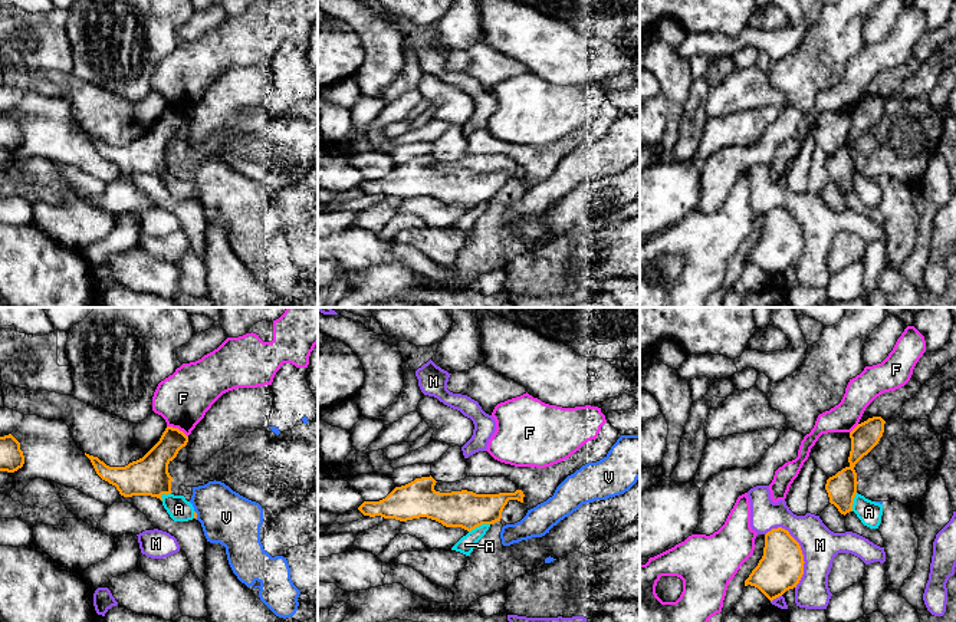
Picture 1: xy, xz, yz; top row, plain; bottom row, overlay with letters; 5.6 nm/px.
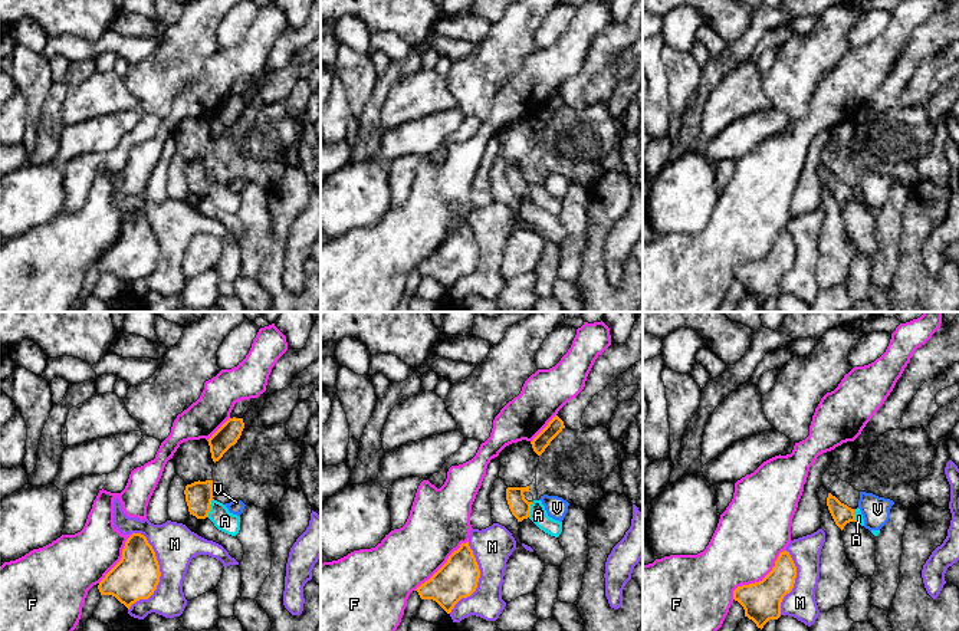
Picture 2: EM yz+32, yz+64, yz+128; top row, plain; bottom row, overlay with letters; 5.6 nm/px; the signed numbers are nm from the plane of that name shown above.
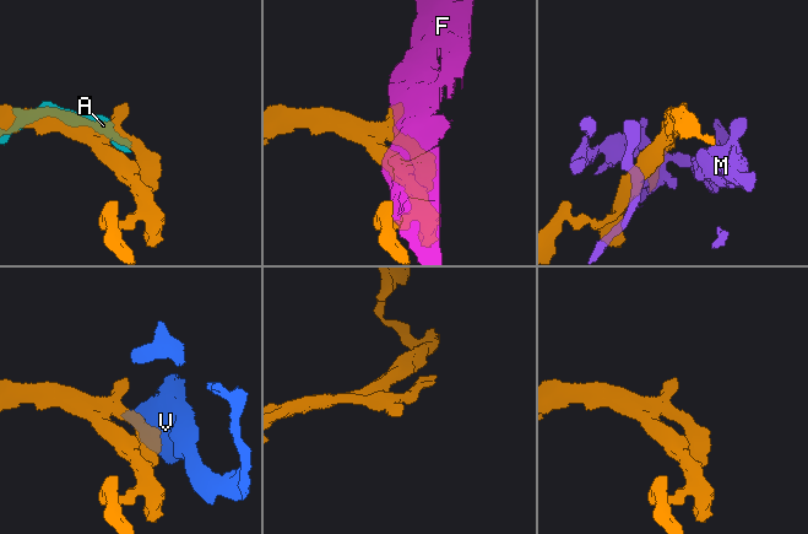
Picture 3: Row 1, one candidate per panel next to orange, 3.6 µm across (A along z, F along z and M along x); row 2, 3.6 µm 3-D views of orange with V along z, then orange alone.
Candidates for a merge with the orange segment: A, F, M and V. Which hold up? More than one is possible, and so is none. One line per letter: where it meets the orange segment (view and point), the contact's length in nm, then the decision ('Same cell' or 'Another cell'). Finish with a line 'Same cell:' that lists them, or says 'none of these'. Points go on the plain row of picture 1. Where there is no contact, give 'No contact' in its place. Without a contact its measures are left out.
A: Touches orange at xz (479, 203). Shared border 130 nm. Another cell
F: Touches orange at xy (177, 107). Shared border 140 nm. Another cell
M: Touches orange at yz (801, 230). Shared border 360 nm. Another cell
V: Touches orange at xy (196, 193). Shared border 60 nm. Another cell
Same cell: none of these

